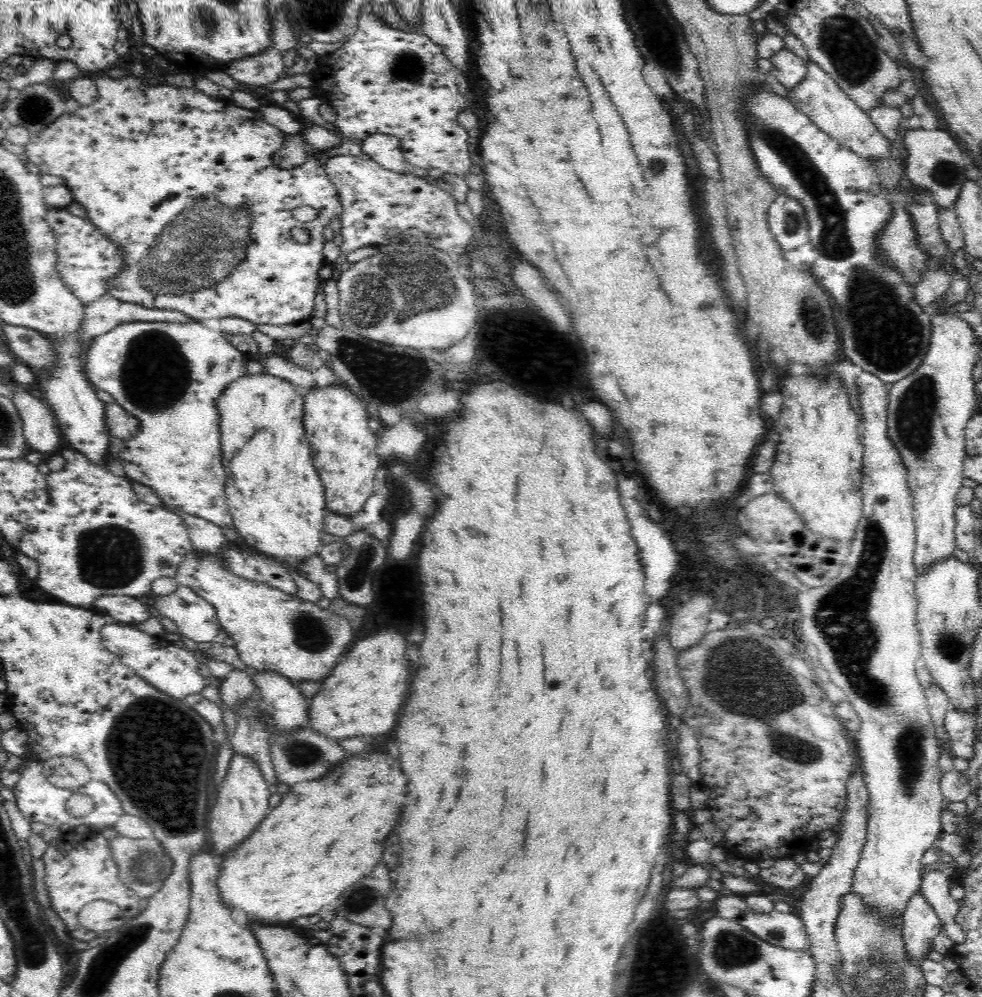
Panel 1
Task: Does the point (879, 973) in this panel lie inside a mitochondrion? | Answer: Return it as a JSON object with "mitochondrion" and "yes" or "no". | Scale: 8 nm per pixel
{"mitochondrion":"yes"}

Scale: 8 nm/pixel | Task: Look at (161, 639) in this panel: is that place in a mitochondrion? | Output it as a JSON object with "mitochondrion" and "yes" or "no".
{"mitochondrion":"no"}

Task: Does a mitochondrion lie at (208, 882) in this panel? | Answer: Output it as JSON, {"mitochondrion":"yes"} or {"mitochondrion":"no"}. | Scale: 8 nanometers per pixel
{"mitochondrion":"no"}

